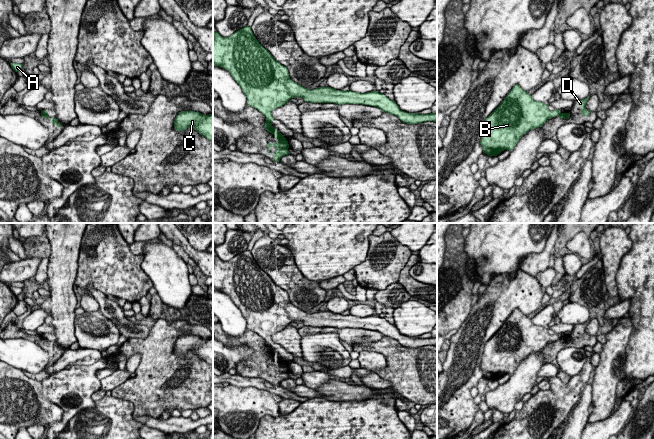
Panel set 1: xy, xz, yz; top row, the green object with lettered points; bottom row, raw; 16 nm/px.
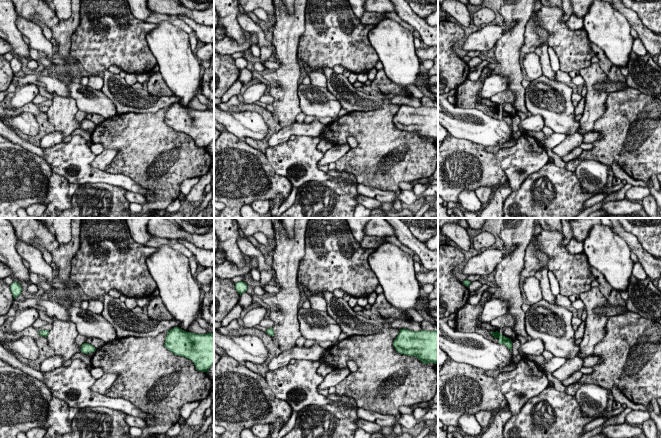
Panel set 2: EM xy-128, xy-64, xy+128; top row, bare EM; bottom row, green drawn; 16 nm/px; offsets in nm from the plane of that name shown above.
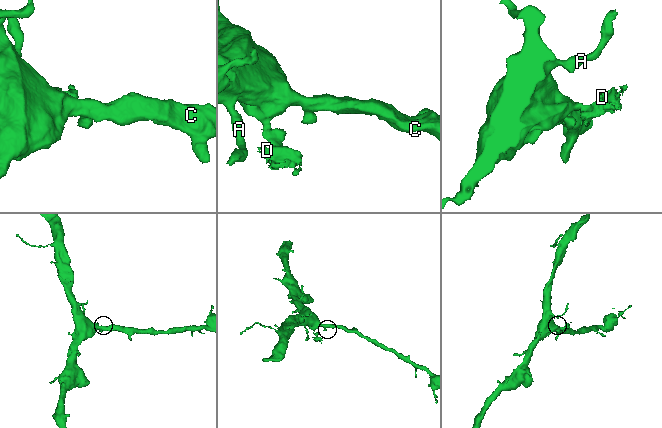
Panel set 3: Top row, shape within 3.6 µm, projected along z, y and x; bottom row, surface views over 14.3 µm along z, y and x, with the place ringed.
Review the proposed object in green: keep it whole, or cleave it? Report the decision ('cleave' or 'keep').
cleave

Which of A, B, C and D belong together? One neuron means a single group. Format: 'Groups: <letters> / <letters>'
Groups: A B C / D

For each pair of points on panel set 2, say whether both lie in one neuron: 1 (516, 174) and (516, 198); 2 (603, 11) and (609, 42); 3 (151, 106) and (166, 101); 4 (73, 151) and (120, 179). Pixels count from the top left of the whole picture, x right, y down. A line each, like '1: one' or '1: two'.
1: two
2: one
3: one
4: one

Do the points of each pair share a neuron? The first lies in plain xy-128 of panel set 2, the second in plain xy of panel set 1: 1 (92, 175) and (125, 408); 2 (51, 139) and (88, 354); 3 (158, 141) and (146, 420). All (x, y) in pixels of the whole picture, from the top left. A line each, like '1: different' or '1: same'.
1: different
2: same
3: different

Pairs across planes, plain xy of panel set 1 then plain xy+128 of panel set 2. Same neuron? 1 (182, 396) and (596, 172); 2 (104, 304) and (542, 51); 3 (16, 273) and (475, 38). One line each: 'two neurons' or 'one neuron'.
1: two neurons
2: one neuron
3: one neuron

